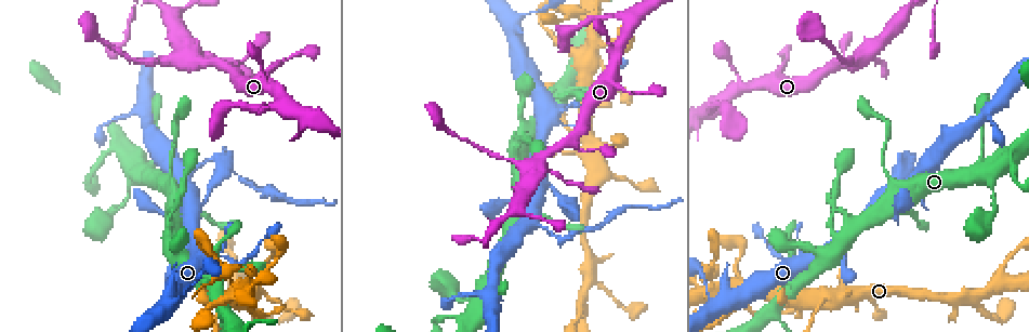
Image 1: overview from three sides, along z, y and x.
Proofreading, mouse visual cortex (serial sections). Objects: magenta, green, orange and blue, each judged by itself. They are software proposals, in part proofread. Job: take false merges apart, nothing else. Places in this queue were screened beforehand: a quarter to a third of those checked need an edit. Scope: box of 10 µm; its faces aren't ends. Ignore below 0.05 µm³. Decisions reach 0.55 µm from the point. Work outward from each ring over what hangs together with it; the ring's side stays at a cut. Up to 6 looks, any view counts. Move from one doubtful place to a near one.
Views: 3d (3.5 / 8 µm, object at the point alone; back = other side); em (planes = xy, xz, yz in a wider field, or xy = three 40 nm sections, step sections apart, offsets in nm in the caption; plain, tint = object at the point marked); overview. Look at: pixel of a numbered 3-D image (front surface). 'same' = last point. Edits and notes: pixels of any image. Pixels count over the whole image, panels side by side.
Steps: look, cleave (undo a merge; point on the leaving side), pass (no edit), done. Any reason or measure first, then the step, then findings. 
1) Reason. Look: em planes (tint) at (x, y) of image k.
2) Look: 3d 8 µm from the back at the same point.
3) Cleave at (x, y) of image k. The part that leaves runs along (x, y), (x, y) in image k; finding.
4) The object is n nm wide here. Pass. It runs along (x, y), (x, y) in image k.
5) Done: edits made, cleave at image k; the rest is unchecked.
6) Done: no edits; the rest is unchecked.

Four-way junction. Look: 3d 8 µm at (861, 60) of image 1.

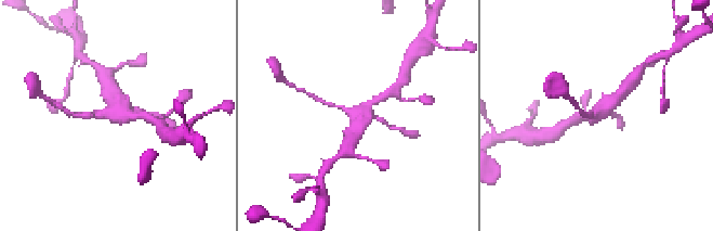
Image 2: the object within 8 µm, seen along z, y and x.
Closer look. Look: 3d 3.5 µm from the back at the same point.

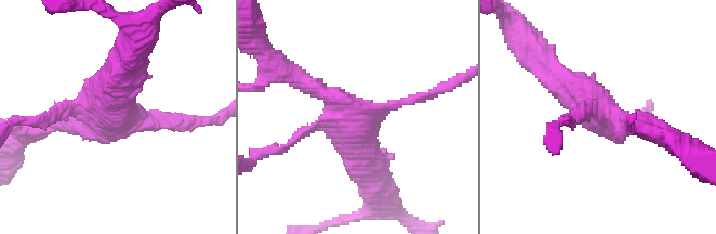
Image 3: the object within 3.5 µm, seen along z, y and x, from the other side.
Now the EM. Look: em xy step 2 (tint) at (609, 116) of image 3.

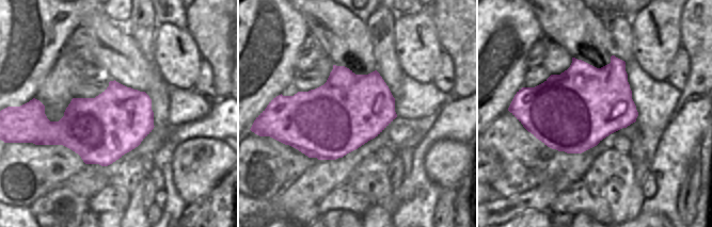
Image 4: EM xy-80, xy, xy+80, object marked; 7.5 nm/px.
The arms are 150, 150, 250, 400 nm wide. Pass. It runs along (300, 79), (346, 113), (370, 177) in image 3; one cell here.

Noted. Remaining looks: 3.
Narrows sharply. Look: 3d 8 µm at (132, 17) of image 1.

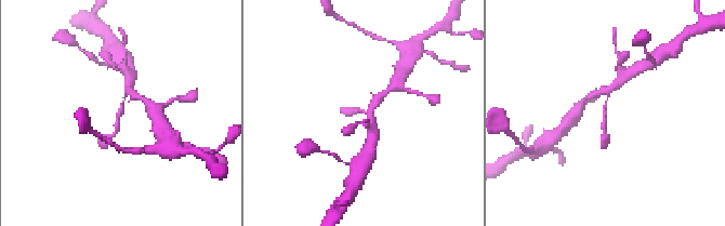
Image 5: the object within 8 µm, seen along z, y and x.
Now the EM. Look: em xy step 2 (tint) at the same point.

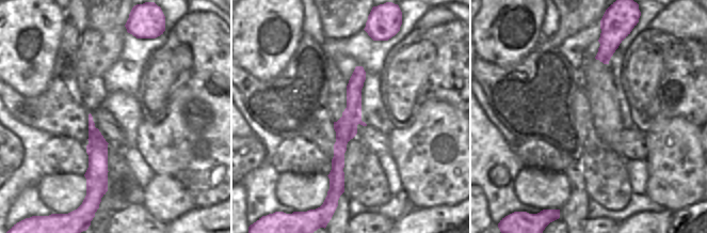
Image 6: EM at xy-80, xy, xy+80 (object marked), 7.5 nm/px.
Pass. It runs along (131, 91), (118, 115), (117, 131), (106, 137) in image 5; one cell here.

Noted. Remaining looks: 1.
Done: no edits; the rest is unchecked.

